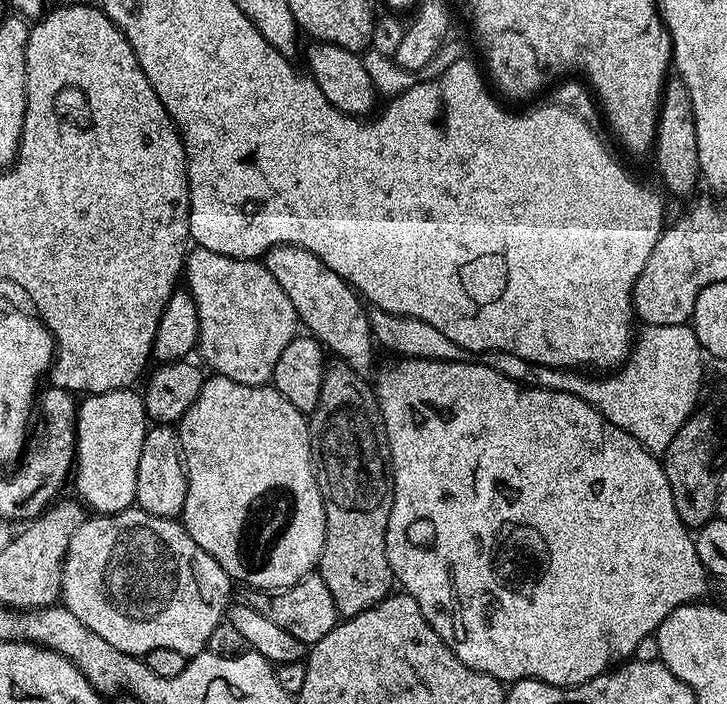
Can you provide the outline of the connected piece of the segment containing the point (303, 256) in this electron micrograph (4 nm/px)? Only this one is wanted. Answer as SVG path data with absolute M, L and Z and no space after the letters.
M293 244L274 246L264 253L262 263L266 270L270 270L270 274L274 274L274 282L278 282L282 290L286 290L286 298L294 302L297 321L303 327L305 324L308 327L305 329L315 336L331 355L332 352L336 355L333 357L349 364L360 376L371 377L377 367L378 348L372 335L369 309L352 285L334 274L334 270L330 270L330 266L322 262L322 258Z

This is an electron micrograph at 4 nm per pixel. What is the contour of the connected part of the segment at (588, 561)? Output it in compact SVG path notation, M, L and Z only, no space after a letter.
M400 358L392 362L396 364L388 364L384 369L381 367L375 373L374 391L376 401L380 407L380 416L384 419L384 429L388 435L388 449L392 455L392 493L394 494L394 502L392 503L390 522L386 530L388 565L392 568L395 583L408 595L412 596L414 602L418 602L426 622L430 622L430 626L434 626L434 630L442 638L442 642L446 642L446 646L450 646L450 650L454 650L456 657L462 662L466 662L466 666L490 674L494 679L501 682L541 680L559 688L573 688L576 684L585 684L588 680L593 680L596 676L609 671L613 666L627 661L633 655L642 638L653 635L656 629L659 628L660 623L671 612L678 610L678 606L691 604L707 597L704 595L707 594L708 583L710 583L708 571L702 566L702 562L696 553L696 542L693 533L682 522L682 518L678 518L678 510L674 506L674 494L670 490L670 482L664 473L664 465L653 453L642 447L633 436L626 434L626 430L614 426L602 414L598 414L598 410L594 410L594 406L590 406L582 398L578 398L574 394L555 392L554 390L546 390L535 386L525 386L518 380L506 378L506 374L498 374L498 370L494 370L482 362L467 364L466 360L464 358L459 360L405 360Z

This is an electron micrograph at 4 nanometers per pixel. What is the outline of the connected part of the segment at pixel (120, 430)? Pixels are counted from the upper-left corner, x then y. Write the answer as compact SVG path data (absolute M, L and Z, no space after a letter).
M135 387L93 392L79 401L76 410L75 495L93 513L129 511L136 502L138 457L150 421L143 395Z

